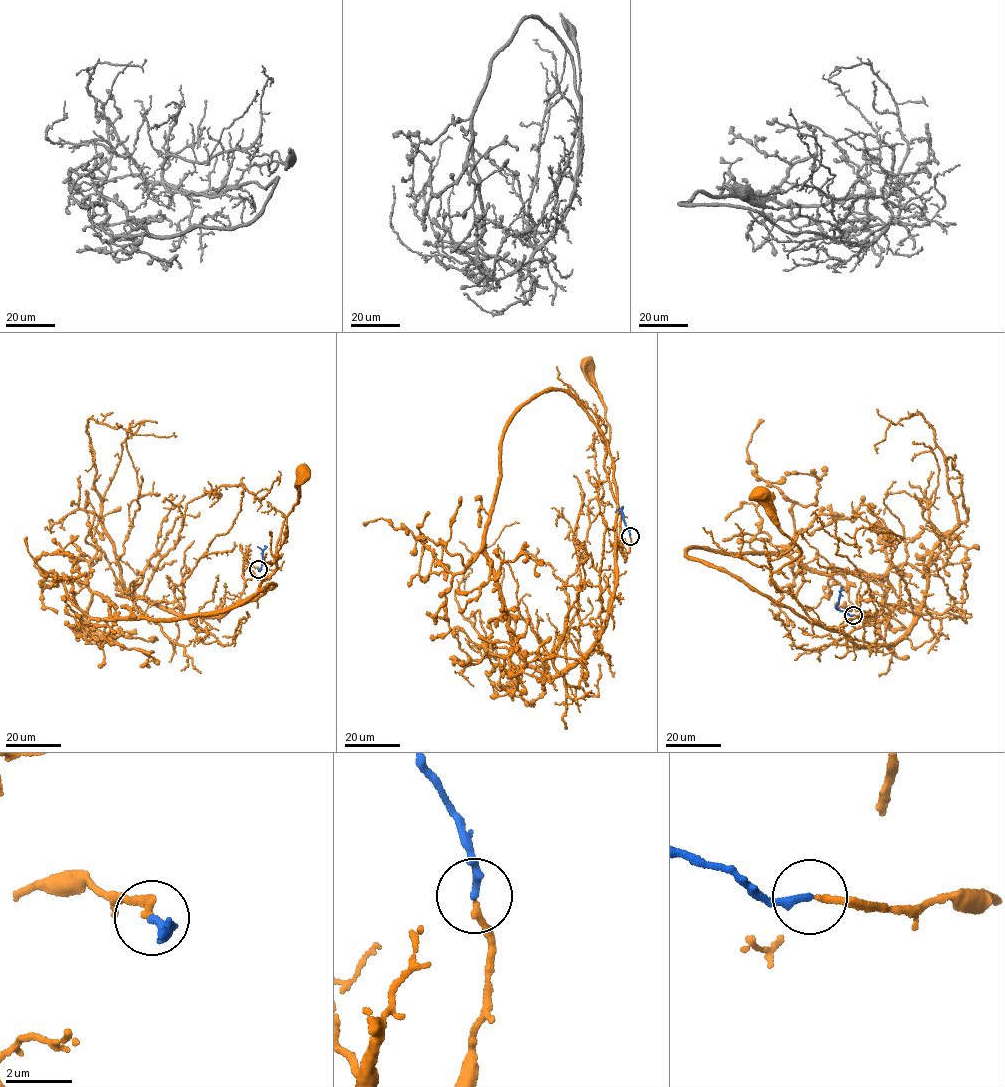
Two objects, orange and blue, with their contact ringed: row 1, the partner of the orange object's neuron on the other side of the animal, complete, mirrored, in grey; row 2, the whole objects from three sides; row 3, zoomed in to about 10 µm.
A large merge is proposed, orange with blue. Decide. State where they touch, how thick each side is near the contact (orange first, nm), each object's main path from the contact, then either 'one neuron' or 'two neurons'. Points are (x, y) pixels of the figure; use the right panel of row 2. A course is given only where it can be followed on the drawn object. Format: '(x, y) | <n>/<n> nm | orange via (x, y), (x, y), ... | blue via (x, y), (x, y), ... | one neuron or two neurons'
(853, 615) | 180/240 nm | orange via (854, 614), (869, 615), (824, 627), (776, 587), (772, 574), (801, 551), (758, 493) | blue via (853, 615), (836, 606), (840, 591), (843, 589) | one neuron

